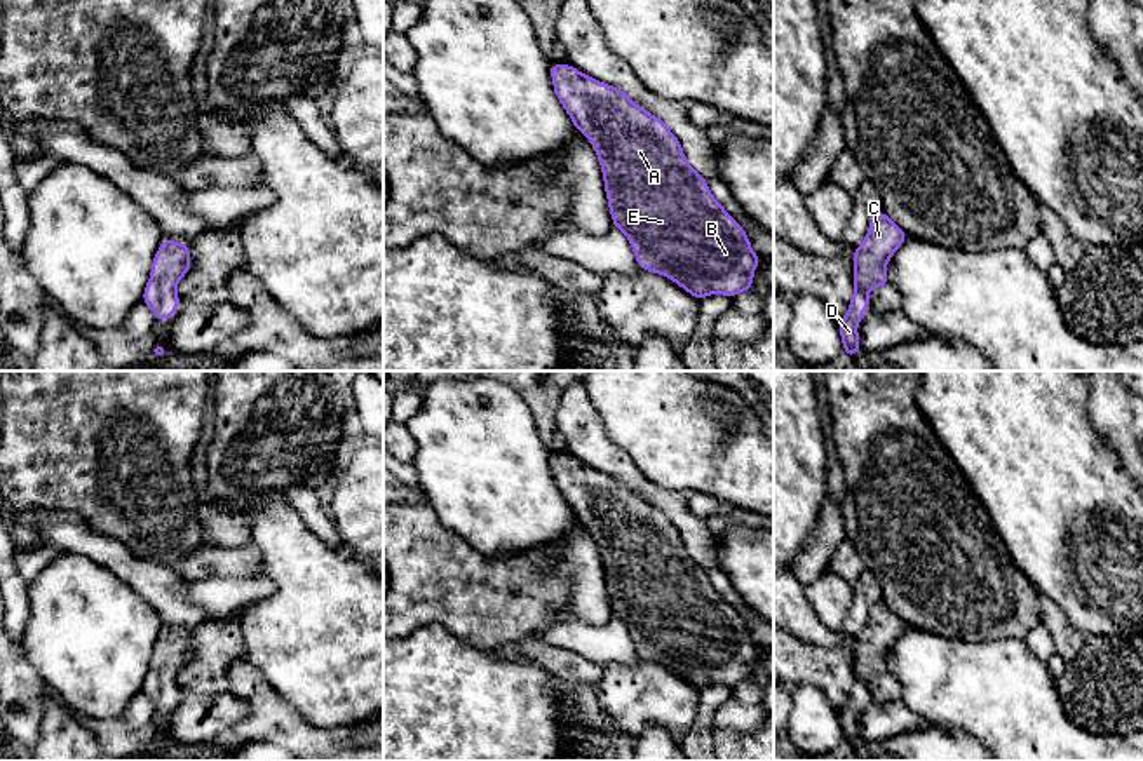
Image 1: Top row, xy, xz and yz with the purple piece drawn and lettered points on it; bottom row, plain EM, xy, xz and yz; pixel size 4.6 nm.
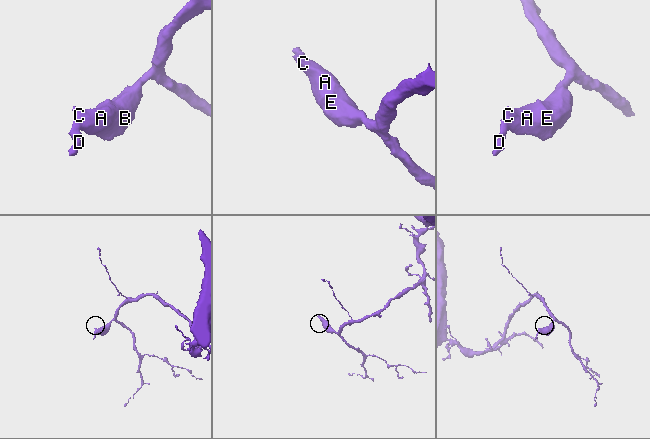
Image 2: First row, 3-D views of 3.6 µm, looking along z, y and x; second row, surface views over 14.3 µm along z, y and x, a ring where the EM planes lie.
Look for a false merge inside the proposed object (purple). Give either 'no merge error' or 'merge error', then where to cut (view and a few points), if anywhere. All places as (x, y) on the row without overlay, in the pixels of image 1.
no merge error; cut none

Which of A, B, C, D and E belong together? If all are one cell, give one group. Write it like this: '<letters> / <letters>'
A B C D E

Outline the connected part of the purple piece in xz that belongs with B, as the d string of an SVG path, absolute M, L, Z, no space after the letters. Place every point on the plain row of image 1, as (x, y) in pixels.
M551 455L549 463L558 491L568 502L577 521L596 540L613 616L627 627L638 657L669 667L699 691L709 684L734 688L742 681L751 681L761 648L754 644L742 616L714 589L707 571L686 552L680 529L666 512L638 496L620 479L580 463L572 455Z

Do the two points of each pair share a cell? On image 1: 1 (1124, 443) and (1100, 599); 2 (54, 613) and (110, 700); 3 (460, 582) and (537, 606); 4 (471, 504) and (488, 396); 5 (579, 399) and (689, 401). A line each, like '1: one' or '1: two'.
1: two
2: one
3: one
4: one
5: two

